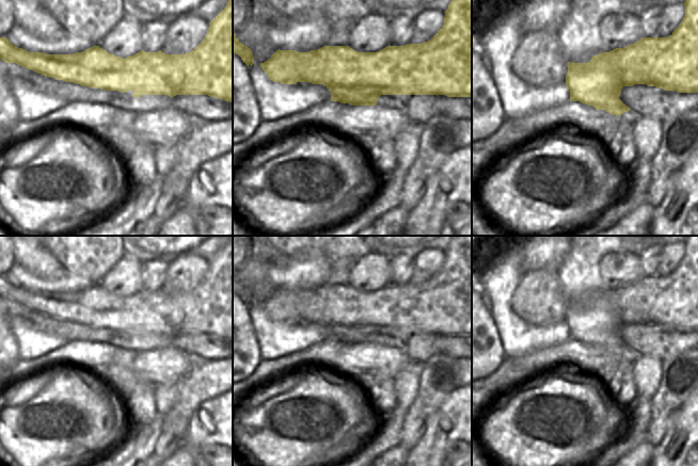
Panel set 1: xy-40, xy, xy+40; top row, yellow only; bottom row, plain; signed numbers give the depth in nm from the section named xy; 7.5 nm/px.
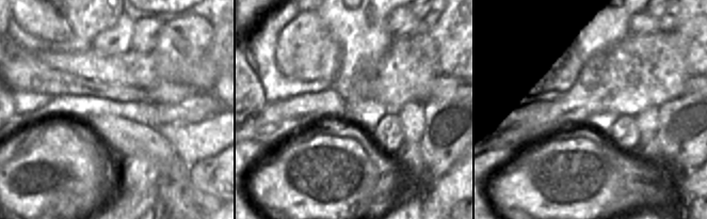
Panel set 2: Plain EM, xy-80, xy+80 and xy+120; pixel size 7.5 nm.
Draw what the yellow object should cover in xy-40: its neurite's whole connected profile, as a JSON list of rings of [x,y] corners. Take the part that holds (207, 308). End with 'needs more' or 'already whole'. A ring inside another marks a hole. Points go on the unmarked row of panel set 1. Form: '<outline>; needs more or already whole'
[[[233,236],[209,261],[205,277],[185,293],[142,289],[123,298],[110,293],[99,285],[74,293],[46,293],[29,291],[14,285],[6,276],[0,276],[0,298],[57,319],[91,327],[121,332],[133,330],[131,335],[138,337],[142,334],[168,334],[171,337],[176,334],[208,334],[233,342]]]; already whole

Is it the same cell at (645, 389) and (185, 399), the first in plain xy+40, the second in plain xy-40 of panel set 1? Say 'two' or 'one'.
two

